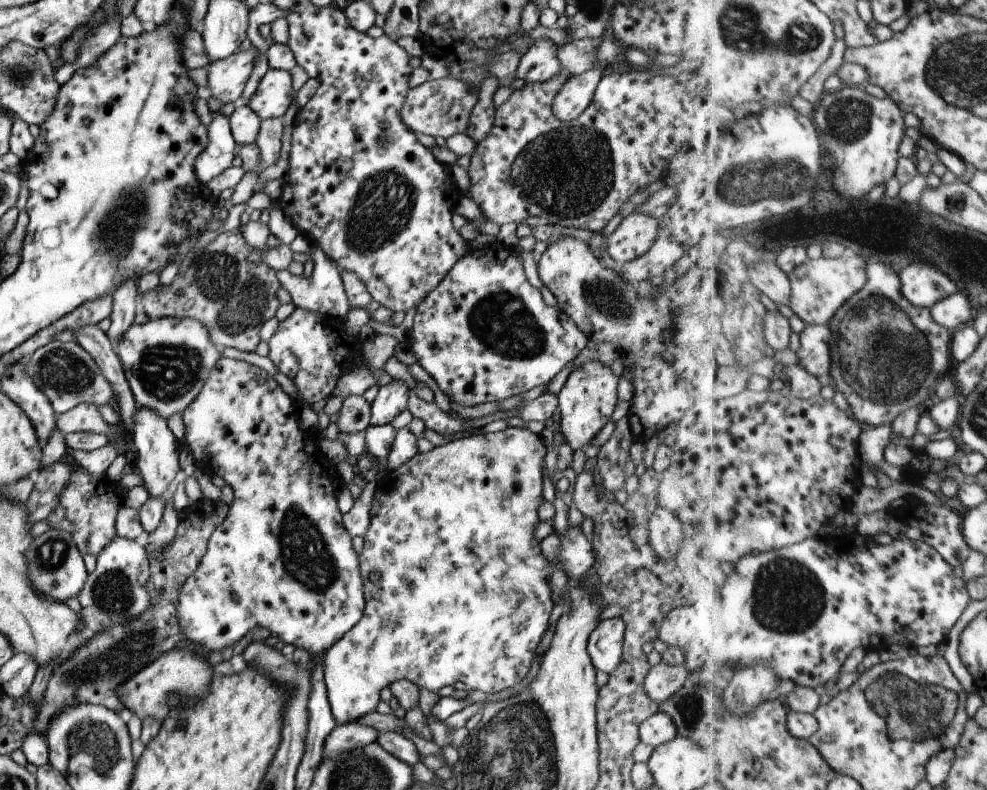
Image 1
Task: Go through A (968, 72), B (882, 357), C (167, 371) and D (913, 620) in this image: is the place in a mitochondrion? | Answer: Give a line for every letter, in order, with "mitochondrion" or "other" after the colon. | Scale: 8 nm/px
A: mitochondrion
B: mitochondrion
C: mitochondrion
D: other

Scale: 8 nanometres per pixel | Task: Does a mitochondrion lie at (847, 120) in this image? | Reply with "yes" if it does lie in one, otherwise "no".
yes

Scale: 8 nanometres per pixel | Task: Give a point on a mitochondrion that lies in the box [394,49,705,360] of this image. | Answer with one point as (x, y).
(568, 173)

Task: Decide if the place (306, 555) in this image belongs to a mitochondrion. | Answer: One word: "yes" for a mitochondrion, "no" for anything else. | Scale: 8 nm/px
yes

